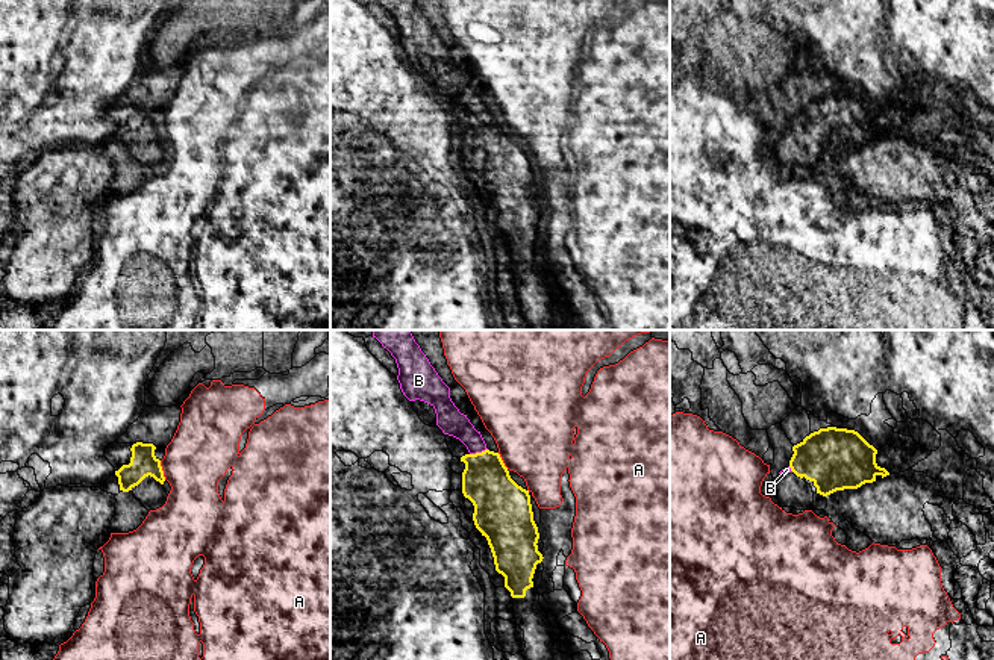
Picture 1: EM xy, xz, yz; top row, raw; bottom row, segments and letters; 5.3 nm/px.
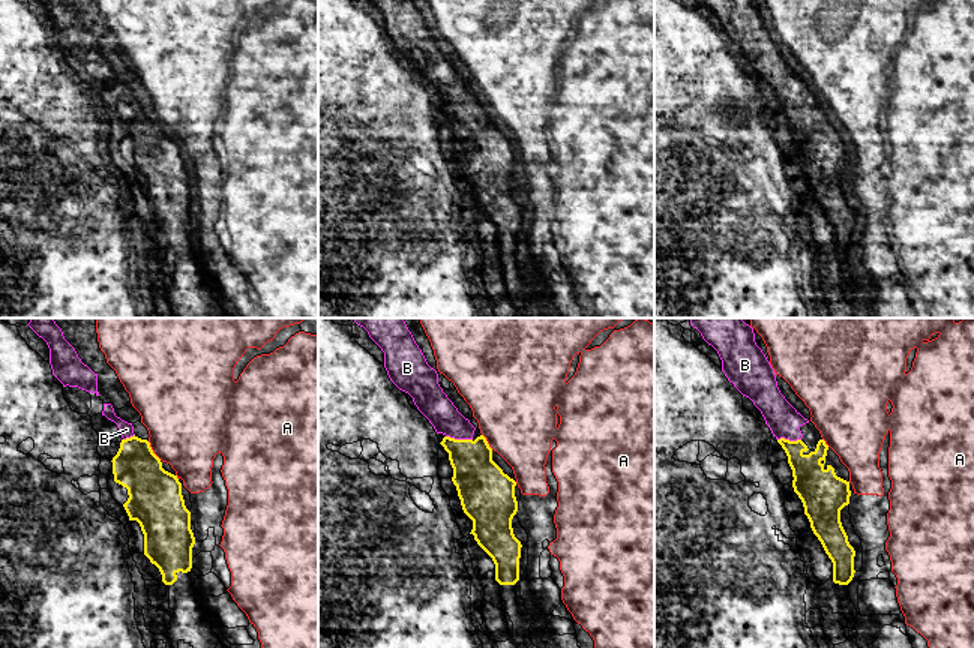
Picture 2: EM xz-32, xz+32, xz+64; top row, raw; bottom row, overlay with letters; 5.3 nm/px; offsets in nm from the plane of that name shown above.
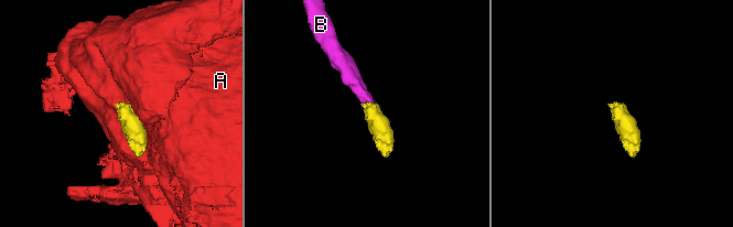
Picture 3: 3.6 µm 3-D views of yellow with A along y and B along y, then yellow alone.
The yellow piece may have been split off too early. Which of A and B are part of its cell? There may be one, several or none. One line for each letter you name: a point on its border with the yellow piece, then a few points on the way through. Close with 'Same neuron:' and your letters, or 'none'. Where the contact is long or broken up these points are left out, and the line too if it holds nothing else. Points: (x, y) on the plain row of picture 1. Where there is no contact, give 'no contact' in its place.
B: xz (478, 114) | across xz (487, 144), (478, 114), (476, 106), (449, 79)
Same neuron: B

